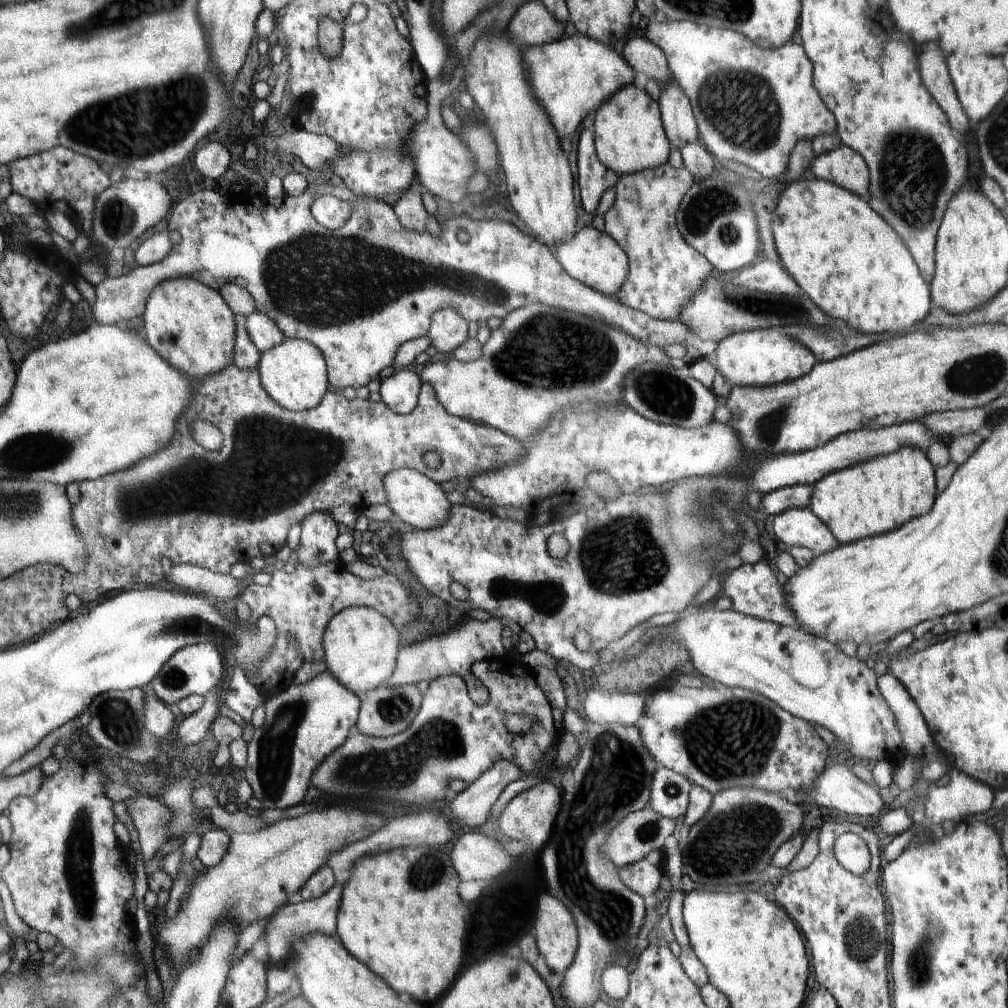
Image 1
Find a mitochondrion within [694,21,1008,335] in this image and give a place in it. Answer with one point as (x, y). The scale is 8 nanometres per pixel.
(911, 181)

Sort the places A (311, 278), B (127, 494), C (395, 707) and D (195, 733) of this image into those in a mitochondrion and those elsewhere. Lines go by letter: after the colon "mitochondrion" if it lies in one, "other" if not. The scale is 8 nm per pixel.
A: mitochondrion
B: mitochondrion
C: mitochondrion
D: other

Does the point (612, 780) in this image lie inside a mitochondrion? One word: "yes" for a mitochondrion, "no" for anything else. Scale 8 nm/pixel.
yes

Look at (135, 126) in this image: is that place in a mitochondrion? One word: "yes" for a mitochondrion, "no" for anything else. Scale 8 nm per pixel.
yes

